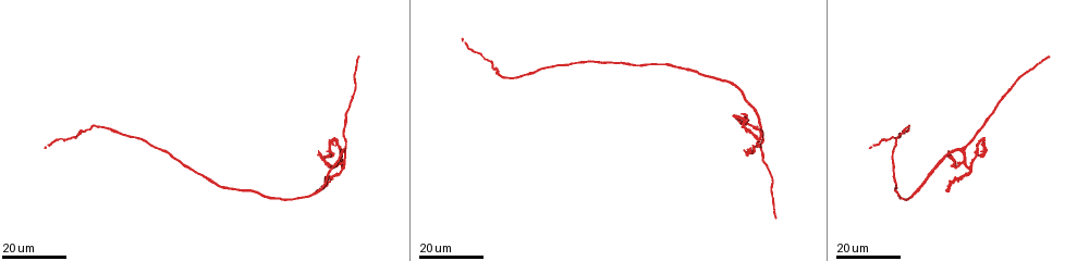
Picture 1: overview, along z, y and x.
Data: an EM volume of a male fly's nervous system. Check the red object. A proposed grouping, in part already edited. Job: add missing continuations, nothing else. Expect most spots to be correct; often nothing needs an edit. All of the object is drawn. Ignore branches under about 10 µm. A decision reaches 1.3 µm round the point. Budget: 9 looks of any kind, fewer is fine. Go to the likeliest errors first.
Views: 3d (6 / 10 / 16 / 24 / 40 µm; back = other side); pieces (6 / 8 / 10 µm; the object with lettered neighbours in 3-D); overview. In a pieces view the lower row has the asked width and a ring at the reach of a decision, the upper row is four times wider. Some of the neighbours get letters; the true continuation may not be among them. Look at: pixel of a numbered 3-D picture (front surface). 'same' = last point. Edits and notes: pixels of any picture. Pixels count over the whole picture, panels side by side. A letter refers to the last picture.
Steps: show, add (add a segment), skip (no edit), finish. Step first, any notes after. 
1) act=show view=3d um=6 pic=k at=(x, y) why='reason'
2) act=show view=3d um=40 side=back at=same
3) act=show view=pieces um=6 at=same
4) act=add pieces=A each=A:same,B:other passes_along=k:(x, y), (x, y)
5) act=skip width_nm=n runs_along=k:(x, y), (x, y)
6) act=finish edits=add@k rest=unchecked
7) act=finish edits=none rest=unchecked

act=show view=3d um=24 pic=1 at=(1050, 58) why='free end'

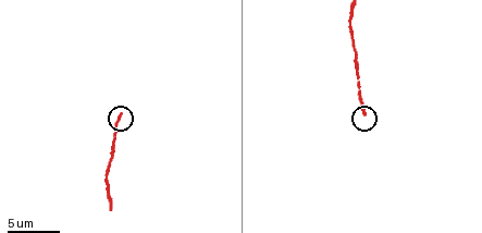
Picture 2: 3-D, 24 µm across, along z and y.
act=show view=pieces um=6 pic=2 at=(123, 113)

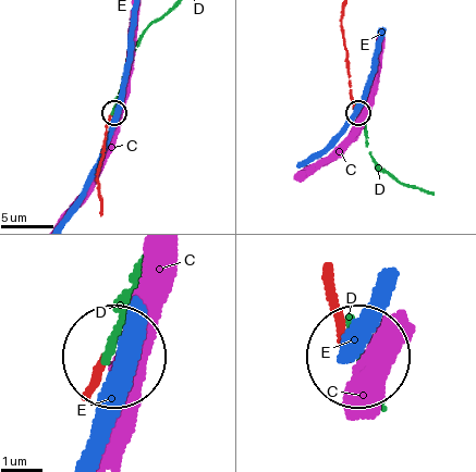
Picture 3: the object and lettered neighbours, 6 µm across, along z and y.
act=skip width_nm=200 each=C:other,D:other,E:other runs_along=3:(101, 207), (96, 176), (111, 114) found='no lettered segment goes on from it'

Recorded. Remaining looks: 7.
act=show view=3d um=24 pic=1 at=(44, 146) why='long arm stops here'

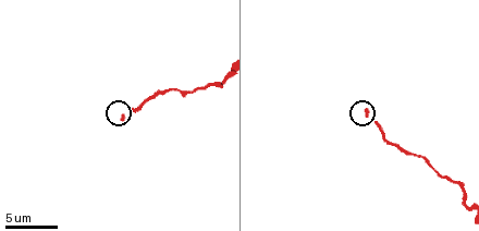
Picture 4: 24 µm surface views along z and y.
act=show view=pieces um=8 pic=4 at=(365, 109) why='see the neighbours'

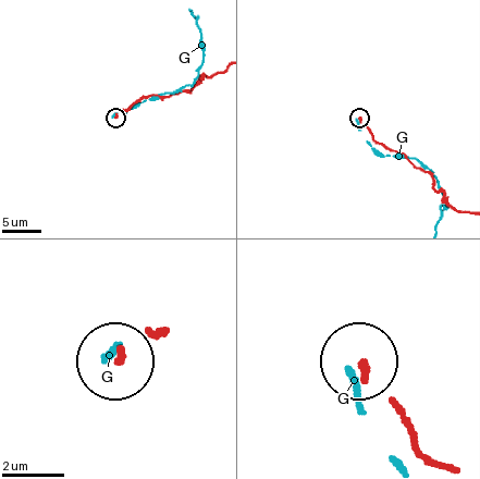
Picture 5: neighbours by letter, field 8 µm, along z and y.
act=skip each=G:other runs_along=5:(458, 210), (435, 188), (429, 174), (377, 142), (359, 119) found='none of them fits'

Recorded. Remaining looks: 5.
act=show view=3d um=24 pic=1 at=(751, 149) why='free end'

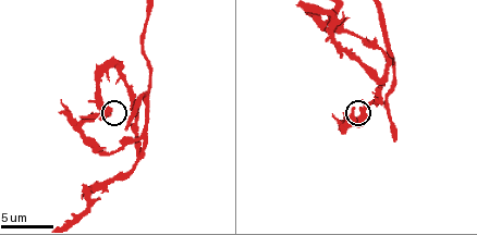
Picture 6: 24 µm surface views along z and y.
act=show view=pieces um=10 pic=6 at=(352, 106)

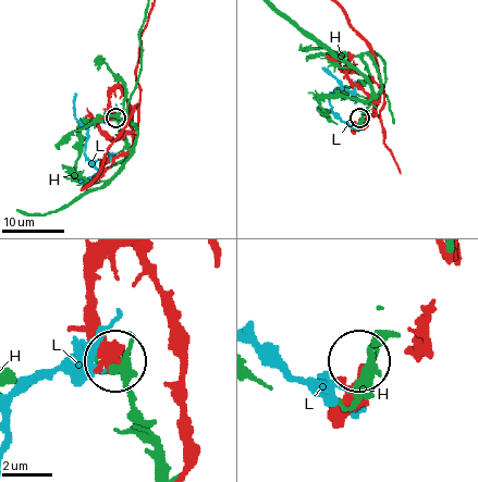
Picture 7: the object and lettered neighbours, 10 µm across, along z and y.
act=skip each=H:other,L:other found='none of them fits'

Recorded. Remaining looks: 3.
act=show view=3d um=24 pic=1 at=(731, 115) why='an open end'

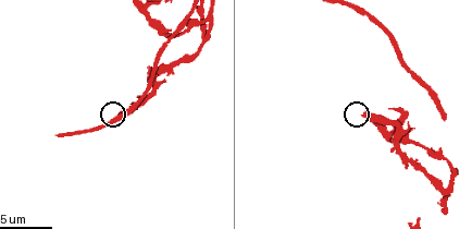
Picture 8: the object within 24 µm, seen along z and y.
act=show view=pieces um=8 pic=8 at=(363, 115)

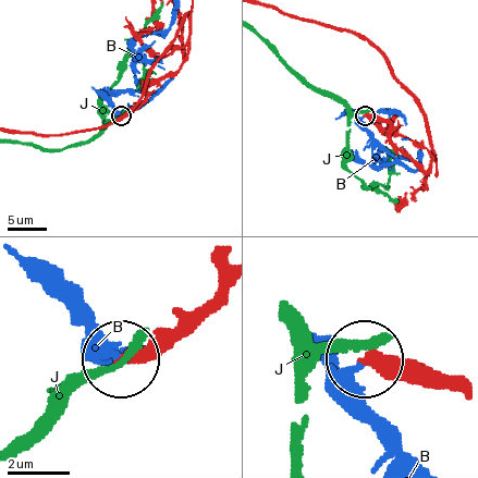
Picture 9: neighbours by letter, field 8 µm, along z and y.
act=skip each=B:other,J:other runs_along=9:(221, 271), (213, 303), (122, 357) found='no lettered segment goes on from it'

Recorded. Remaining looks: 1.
act=finish edits=none rest=unchecked

